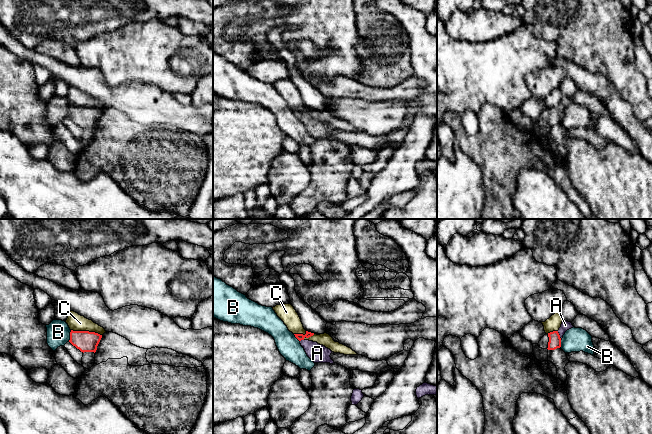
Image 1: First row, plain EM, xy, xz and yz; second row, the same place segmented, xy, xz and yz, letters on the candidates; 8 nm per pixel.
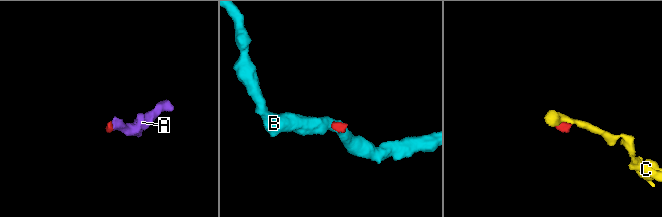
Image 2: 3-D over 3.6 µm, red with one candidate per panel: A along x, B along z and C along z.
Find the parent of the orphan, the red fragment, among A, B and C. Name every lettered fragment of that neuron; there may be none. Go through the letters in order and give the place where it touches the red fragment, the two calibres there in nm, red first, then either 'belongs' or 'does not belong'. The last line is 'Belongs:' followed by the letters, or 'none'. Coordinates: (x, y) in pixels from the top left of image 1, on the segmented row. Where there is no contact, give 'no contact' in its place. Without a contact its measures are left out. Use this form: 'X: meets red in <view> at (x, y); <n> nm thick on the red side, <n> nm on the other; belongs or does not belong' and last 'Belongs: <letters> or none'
A: meets red in yz at (559, 335); 100 nm thick on the red side, 70 nm on the other; belongs
B: meets red in xy at (70, 336); 170 nm thick on the red side, 190 nm on the other; does not belong
C: meets red in xy at (86, 331); 170 nm thick on the red side, 140 nm on the other; does not belong
Belongs: A

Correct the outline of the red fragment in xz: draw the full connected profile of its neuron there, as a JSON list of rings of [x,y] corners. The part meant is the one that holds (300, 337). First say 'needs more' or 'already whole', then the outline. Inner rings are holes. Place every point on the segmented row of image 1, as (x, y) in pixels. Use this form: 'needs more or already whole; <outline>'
needs more; [[[306,331],[306,334],[294,334],[295,337],[300,341],[301,346],[304,348],[307,356],[314,363],[330,363],[333,364],[334,361],[331,359],[330,355],[332,351],[317,342],[309,341],[308,338],[313,336],[314,333]]]

